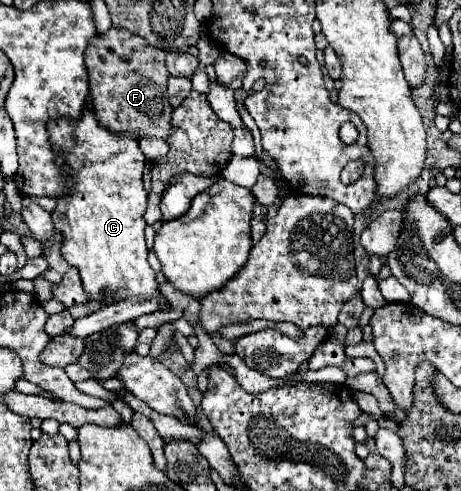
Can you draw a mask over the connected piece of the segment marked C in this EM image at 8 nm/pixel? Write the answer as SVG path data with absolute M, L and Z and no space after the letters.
M85 107L83 117L79 119L57 119L49 121L49 137L53 147L57 149L59 165L69 163L73 181L69 181L69 195L57 201L57 209L53 211L55 229L63 233L61 253L69 261L69 265L79 269L85 293L89 299L99 299L105 305L125 301L131 297L155 297L159 301L159 309L169 309L169 303L159 291L159 283L155 281L155 271L147 263L147 245L145 245L145 207L147 207L147 191L143 189L143 167L145 157L131 137L123 137L123 141L115 141L111 133L99 129L95 125L95 117L91 117L89 107Z

